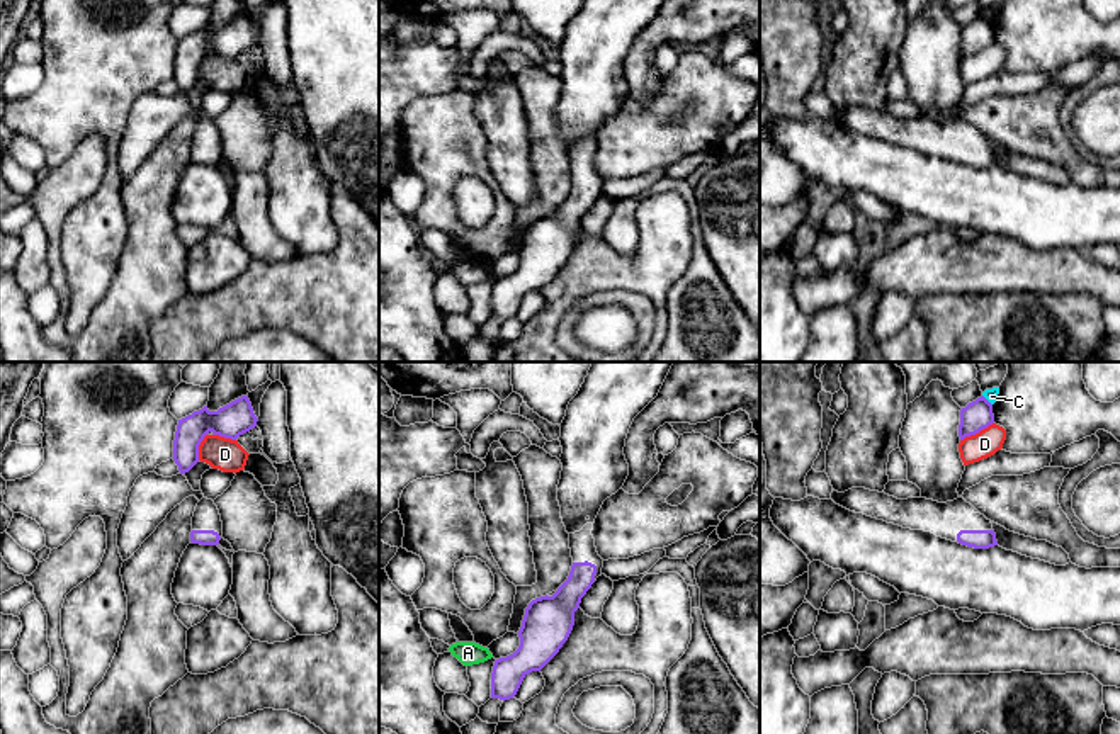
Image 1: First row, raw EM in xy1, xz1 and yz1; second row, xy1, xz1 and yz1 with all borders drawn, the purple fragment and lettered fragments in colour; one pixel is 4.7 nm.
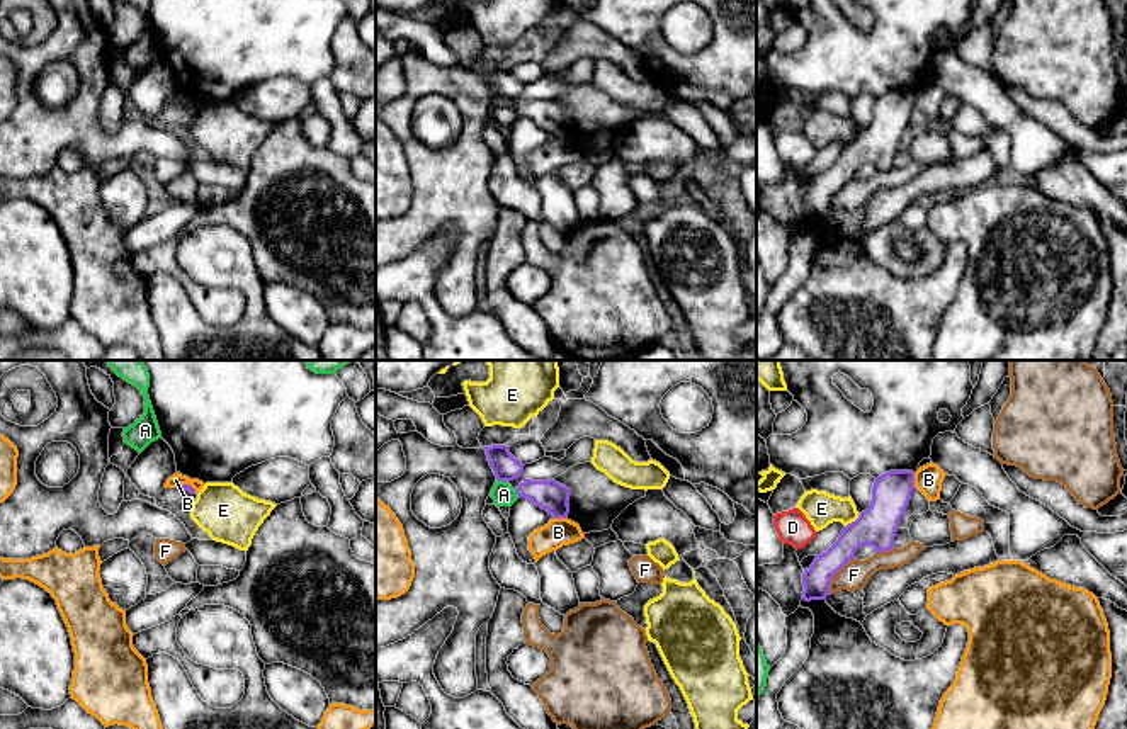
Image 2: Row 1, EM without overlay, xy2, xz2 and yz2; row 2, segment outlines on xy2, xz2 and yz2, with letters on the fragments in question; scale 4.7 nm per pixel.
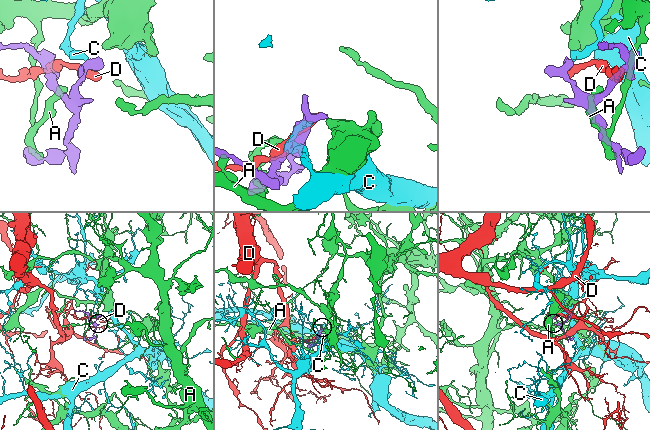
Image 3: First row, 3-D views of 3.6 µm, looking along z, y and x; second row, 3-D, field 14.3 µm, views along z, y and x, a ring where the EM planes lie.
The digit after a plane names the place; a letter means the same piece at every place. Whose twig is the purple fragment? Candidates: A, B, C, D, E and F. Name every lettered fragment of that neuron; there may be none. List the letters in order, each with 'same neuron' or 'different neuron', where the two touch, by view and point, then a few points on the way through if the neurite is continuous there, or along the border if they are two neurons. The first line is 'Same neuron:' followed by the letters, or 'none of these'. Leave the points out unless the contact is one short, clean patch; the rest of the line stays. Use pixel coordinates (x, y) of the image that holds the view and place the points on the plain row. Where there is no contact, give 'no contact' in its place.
Same neuron: none of these
A: different neuron; meets purple in xz2 at (502, 99)
B: different neuron; meets purple in yz2 at (913, 99)
C: different neuron; meets purple in yz1 at (986, 19); border along yz1 (983, 14), (991, 24)
D: different neuron; meets purple in yz1 at (976, 51); border along yz1 (993, 41), (961, 60)
E: different neuron; meets purple in yz2 at (852, 141)
F: different neuron; meets purple in yz2 at (835, 192); border along yz2 (854, 175), (832, 197), (828, 213)

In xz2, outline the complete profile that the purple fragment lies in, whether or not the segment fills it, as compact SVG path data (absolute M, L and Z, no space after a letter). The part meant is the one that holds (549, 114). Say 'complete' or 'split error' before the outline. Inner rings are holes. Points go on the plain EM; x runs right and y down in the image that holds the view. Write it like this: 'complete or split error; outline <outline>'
complete; outline M525 99L517 105L518 117L527 117L554 138L566 138L569 133L569 109L554 99Z

